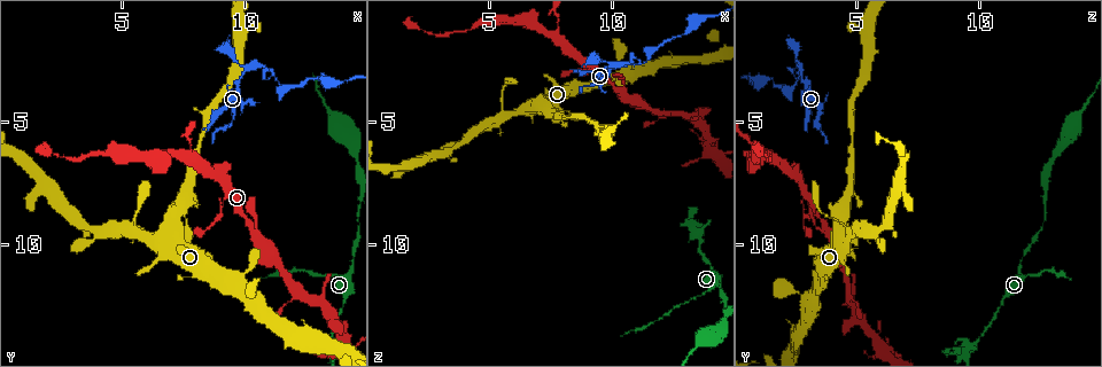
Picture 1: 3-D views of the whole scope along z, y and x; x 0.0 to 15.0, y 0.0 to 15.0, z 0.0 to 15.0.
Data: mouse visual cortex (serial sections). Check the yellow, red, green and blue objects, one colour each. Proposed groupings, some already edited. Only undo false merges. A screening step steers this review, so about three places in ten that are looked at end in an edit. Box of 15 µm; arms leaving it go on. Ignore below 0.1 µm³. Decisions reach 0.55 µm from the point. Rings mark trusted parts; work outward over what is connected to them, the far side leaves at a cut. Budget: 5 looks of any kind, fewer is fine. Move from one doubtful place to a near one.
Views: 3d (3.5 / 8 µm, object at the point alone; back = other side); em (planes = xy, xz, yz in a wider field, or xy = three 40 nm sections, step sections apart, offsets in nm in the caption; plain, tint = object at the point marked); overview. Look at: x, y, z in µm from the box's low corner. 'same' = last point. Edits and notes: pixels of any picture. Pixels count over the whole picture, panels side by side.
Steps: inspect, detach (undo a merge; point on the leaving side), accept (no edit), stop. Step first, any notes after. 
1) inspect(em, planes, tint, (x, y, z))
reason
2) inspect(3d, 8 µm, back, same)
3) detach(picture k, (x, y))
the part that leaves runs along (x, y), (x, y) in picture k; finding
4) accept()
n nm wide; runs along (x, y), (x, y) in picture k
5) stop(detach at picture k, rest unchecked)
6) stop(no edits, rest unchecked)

inspect(3d, 3.5 µm, (10.3, 11.9, 2.2))
sudden change in width

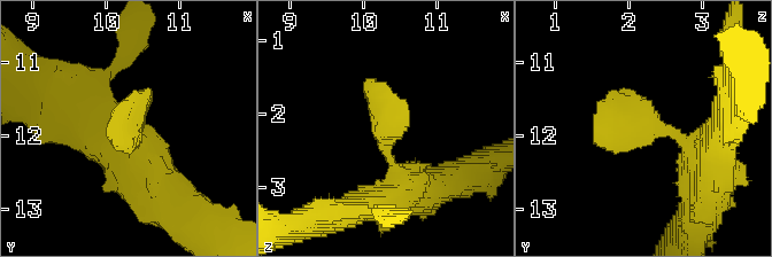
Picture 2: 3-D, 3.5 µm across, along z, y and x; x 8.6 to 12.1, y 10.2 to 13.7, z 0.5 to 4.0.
inspect(em, xy, step 2, tint, (10.25, 11.90, 2.20))

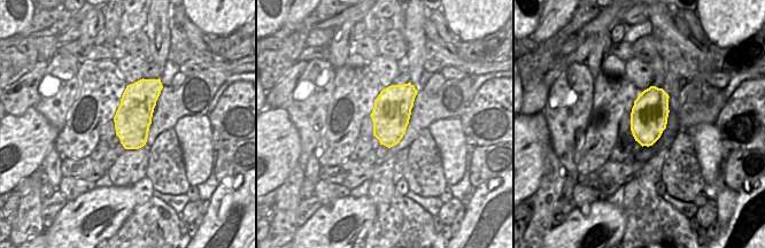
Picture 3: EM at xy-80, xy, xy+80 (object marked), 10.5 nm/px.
accept()
one cell here

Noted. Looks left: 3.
inspect(em, xy, step 5, tint, (11.1, 2.9, 2.7))
sudden change in width

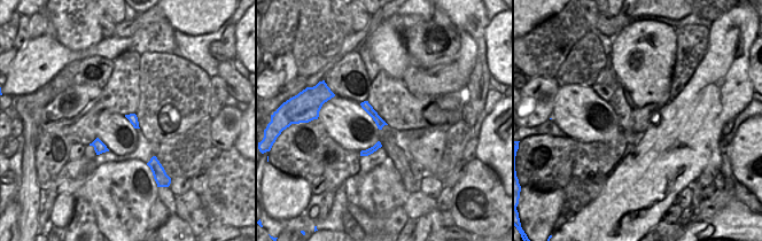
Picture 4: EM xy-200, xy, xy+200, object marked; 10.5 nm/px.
inspect(3d, 3.5 µm, same)
see where the arms go

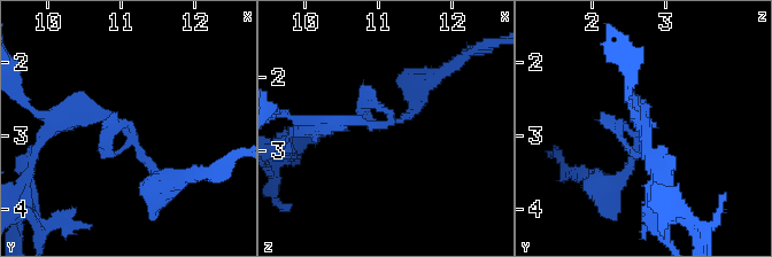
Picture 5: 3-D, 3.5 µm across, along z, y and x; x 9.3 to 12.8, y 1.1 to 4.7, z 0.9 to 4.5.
accept()
runs along (62, 118), (115, 118), (157, 185) in picture 5; all the same cell

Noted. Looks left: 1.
stop(no edits, rest unchecked)

